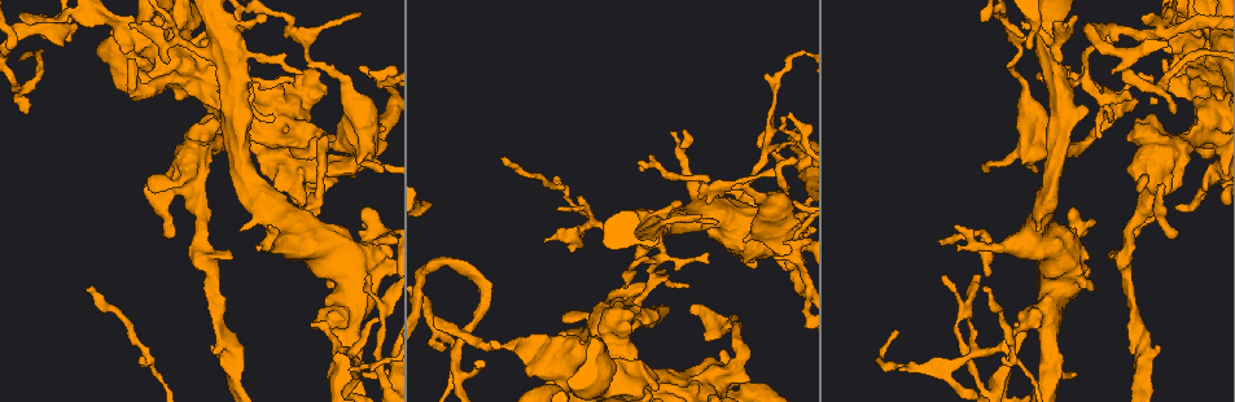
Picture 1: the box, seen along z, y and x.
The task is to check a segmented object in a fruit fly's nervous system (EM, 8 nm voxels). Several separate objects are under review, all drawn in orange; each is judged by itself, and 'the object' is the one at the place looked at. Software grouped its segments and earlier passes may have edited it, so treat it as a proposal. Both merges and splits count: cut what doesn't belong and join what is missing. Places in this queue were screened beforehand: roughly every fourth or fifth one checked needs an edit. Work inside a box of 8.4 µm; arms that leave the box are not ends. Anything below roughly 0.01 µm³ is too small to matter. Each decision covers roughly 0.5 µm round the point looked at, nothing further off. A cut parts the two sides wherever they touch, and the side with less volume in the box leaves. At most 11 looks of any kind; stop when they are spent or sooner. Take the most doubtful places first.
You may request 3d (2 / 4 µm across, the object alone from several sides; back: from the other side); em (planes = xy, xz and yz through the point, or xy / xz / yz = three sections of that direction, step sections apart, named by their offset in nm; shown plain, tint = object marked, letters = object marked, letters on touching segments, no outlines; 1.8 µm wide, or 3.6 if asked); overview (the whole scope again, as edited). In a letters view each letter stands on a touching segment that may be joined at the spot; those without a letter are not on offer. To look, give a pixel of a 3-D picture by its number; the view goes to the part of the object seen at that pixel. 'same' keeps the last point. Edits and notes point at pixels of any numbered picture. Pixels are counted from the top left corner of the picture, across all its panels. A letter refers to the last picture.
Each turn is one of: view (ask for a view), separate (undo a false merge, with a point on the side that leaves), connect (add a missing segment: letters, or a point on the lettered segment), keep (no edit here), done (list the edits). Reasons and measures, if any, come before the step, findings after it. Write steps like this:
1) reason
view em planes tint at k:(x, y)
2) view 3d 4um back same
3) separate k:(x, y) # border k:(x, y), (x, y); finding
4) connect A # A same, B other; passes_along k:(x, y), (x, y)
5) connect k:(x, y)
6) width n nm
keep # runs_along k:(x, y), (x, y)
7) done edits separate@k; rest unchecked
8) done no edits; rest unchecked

thick turns thin
view em planes letters at 1:(328, 335)

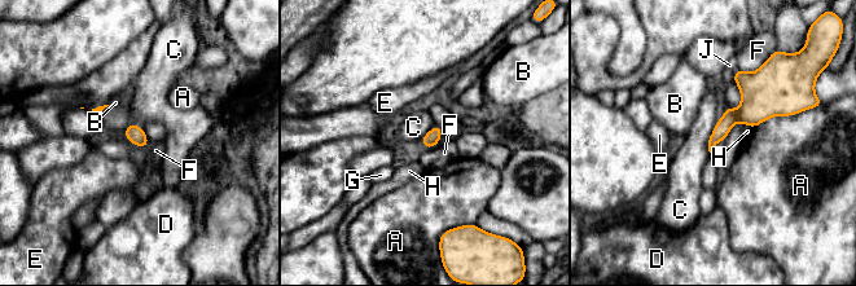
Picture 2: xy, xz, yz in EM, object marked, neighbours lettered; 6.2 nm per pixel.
longest_contact A 320 nm
keep # A other, B other, C other, D other, E other, F other, G other, H other, J other; continuous, no second cell

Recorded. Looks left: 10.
branch point
view 3d 4um at 1:(719, 187)

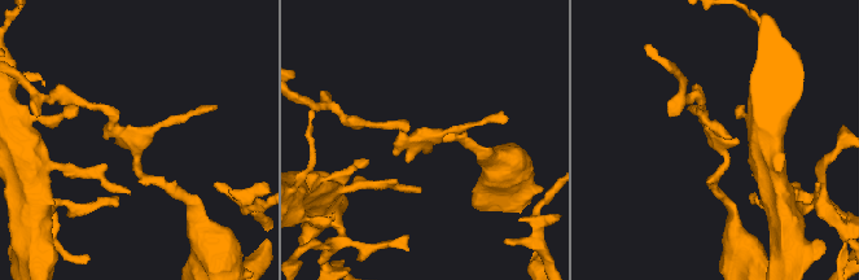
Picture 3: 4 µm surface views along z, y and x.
need the tissue
view em planes tint at 3:(424, 139)

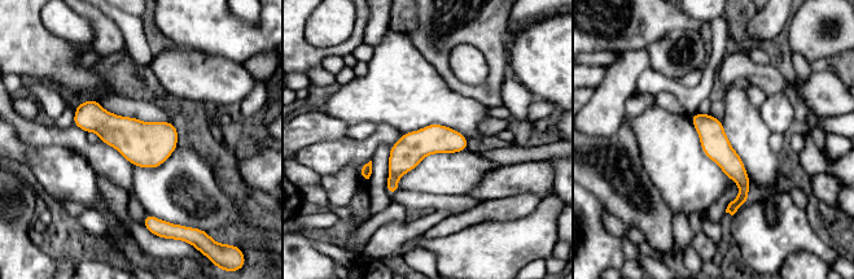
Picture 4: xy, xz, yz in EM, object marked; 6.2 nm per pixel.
what lies round it
view em planes letters same

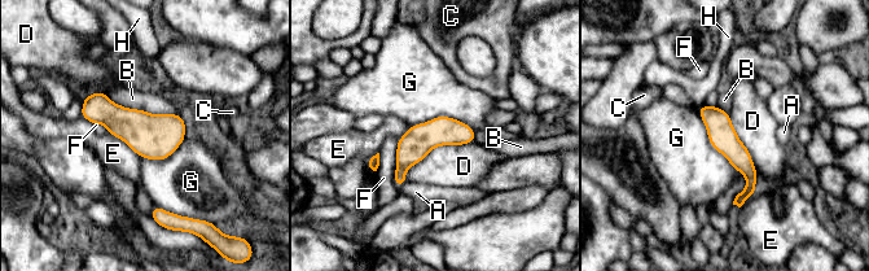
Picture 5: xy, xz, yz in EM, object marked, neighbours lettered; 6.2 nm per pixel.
keep # A other, B other, C other, D other, E other, F other, G other, H other; one cell here

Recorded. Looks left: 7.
narrows sharply
view em 3.6um planes letters at 1:(139, 345)

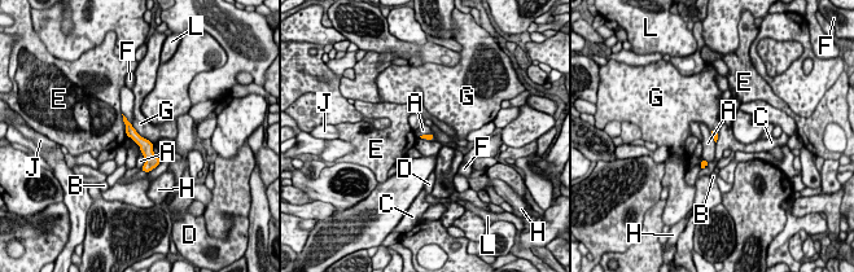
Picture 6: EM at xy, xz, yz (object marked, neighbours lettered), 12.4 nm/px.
keep # A other, B other, C other, D other, E other, F other, G other, H other, J other, L other; border 6:(140, 150), (144, 163), (139, 169); continuous, no second cell

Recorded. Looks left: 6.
thick turns thin
view 3d 4um at 1:(1209, 133)

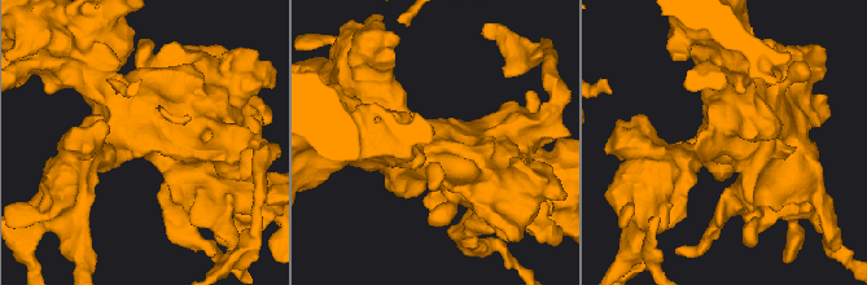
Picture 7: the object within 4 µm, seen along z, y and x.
view em planes tint at 7:(143, 141)

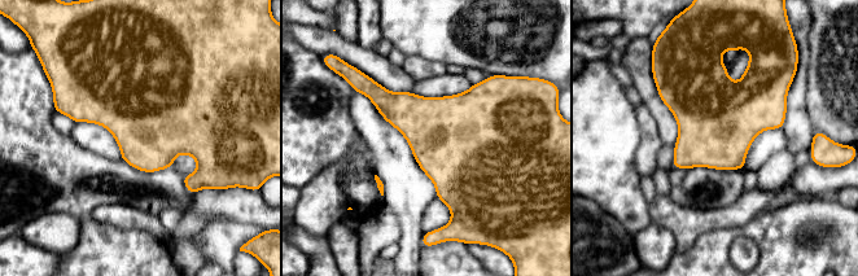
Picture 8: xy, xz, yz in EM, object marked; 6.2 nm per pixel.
what lies round it
view em planes letters same

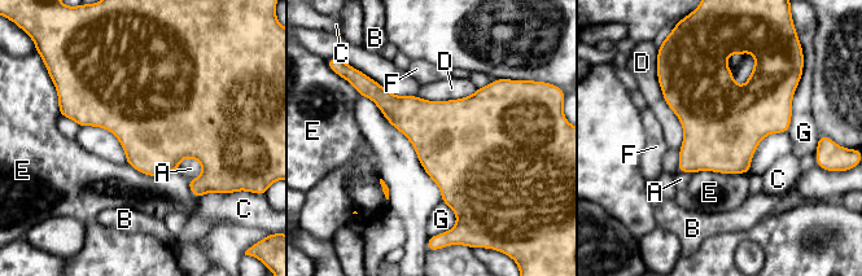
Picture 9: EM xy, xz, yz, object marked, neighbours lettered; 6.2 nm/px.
keep # A other, B other, C other, D other, E other, F other, G other; border 9:(749, 172), (692, 174); continuous, no second cell

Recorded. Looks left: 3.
done no edits; rest unchecked

